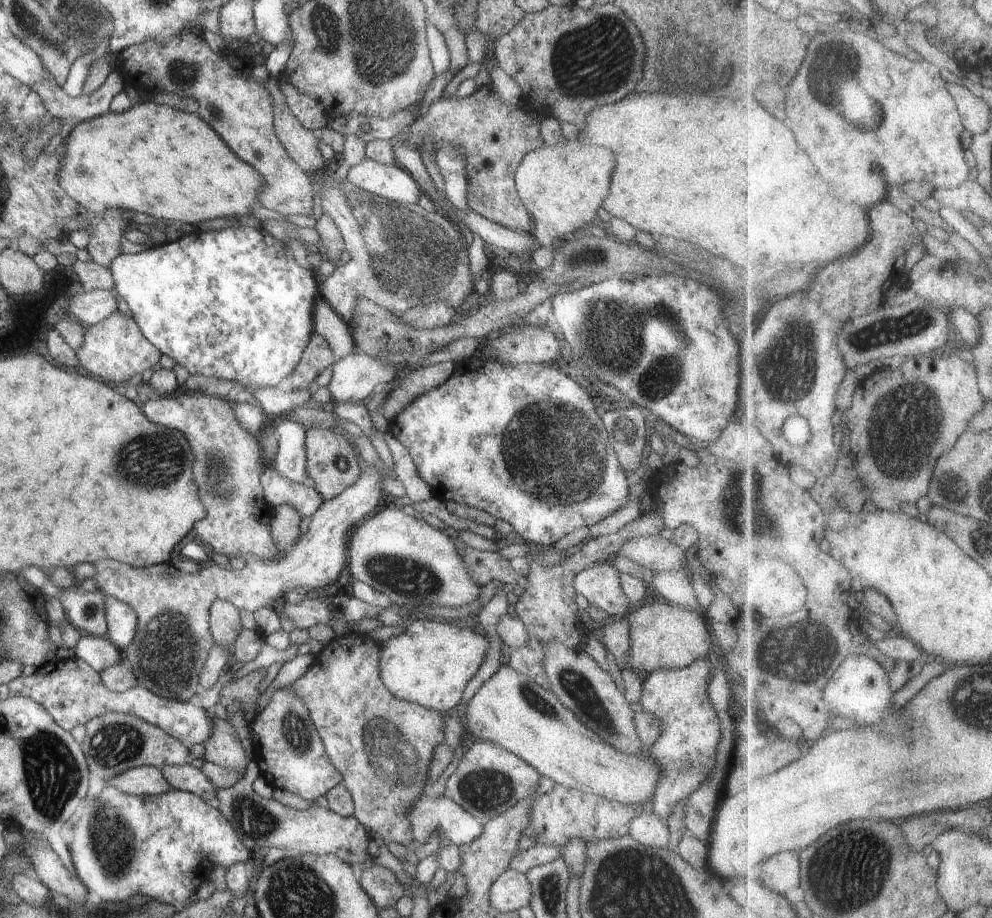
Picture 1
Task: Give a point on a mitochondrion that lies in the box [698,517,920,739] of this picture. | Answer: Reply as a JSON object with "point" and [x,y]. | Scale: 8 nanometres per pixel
{"point":[780,649]}

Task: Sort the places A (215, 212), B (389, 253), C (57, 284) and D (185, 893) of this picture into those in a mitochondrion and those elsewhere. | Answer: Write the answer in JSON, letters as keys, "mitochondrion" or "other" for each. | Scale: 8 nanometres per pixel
{"A":"other","B":"mitochondrion","C":"other","D":"other"}

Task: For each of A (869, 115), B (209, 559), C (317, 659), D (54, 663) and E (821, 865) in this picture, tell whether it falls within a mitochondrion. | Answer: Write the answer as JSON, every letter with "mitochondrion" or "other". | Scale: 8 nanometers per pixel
{"A":"mitochondrion","B":"other","C":"other","D":"other","E":"mitochondrion"}

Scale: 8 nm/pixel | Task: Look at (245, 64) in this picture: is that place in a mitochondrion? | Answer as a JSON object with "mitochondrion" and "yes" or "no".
{"mitochondrion":"no"}

